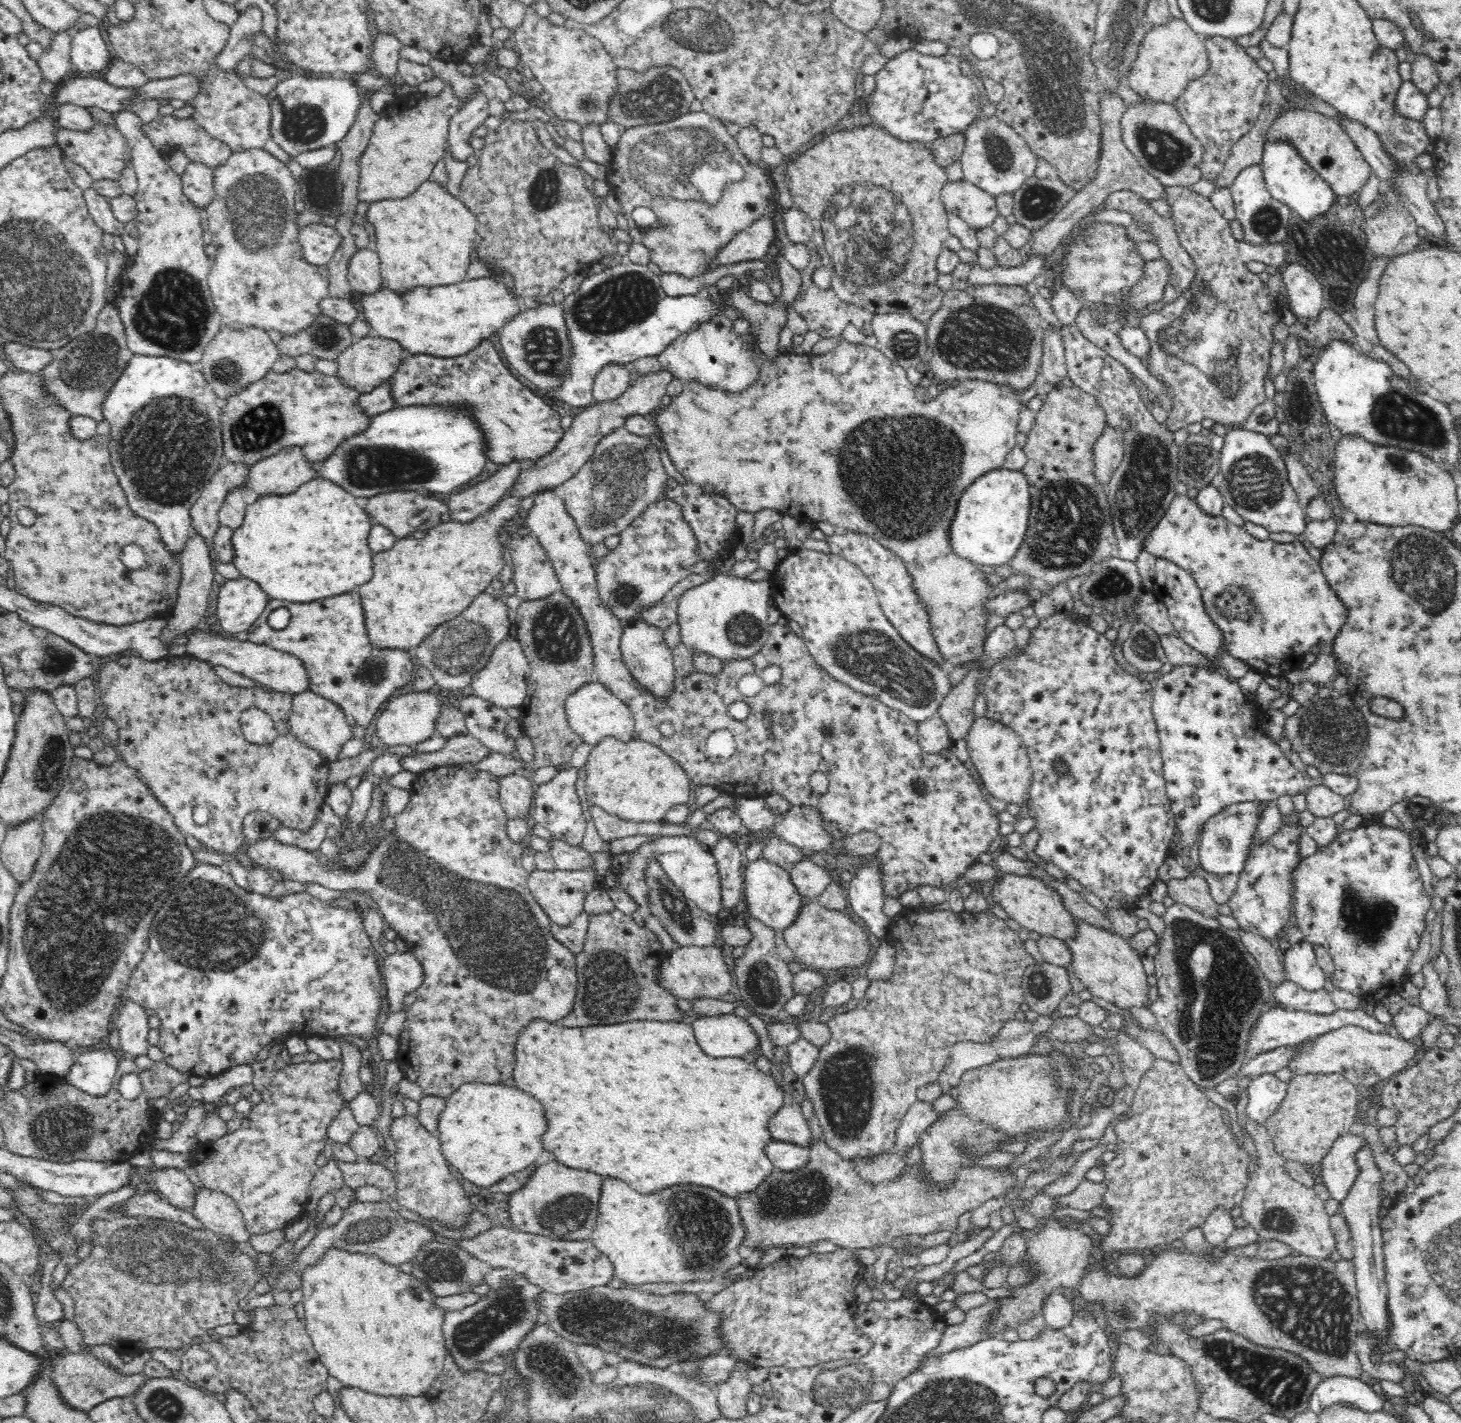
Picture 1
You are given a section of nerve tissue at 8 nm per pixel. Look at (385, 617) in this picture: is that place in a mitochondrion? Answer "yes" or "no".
no

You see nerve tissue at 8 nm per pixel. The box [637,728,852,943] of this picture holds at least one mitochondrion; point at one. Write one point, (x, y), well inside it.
(680, 914)

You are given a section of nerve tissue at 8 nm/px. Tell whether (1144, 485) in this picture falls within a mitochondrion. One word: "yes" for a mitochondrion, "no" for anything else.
yes

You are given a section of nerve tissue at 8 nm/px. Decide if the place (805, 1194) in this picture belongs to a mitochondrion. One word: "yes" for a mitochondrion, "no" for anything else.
yes

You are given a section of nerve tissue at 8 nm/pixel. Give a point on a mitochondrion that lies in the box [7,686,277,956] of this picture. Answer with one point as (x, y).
(50, 767)

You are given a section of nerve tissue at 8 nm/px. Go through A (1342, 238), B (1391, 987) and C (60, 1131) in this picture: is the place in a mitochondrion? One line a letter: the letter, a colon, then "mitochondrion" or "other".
A: mitochondrion
B: other
C: mitochondrion

